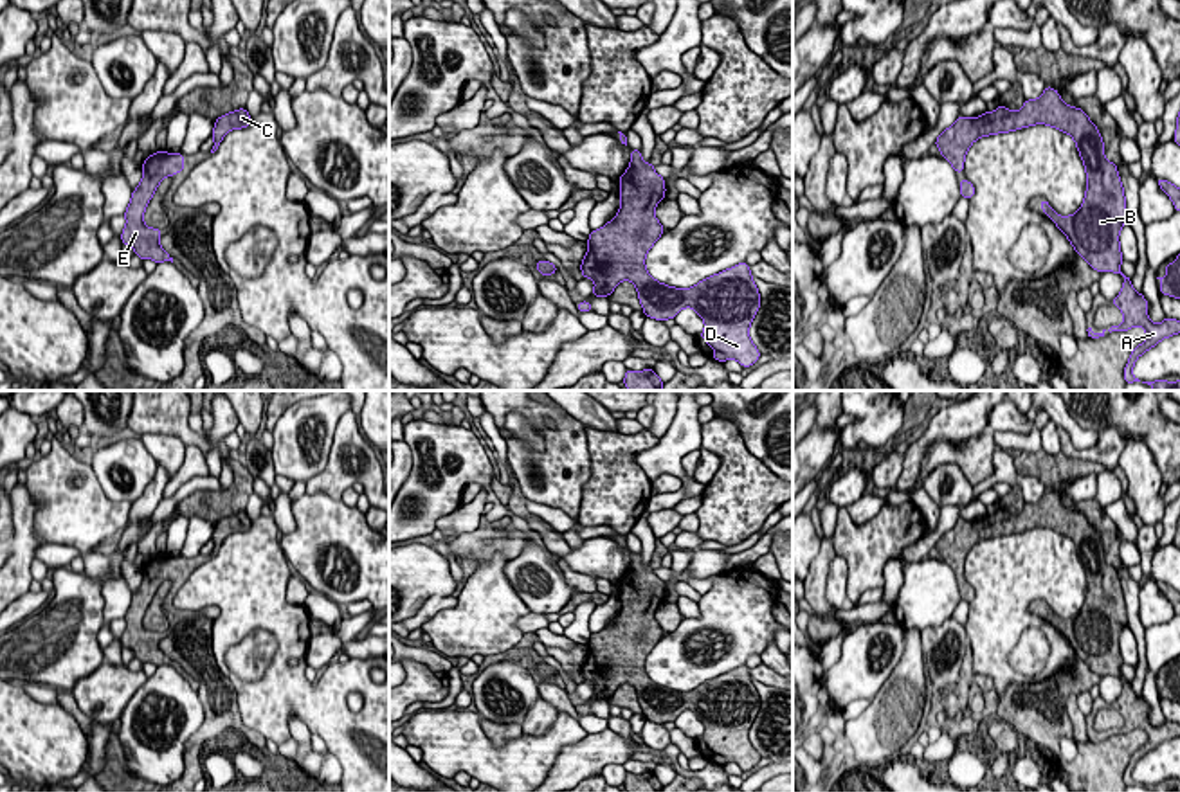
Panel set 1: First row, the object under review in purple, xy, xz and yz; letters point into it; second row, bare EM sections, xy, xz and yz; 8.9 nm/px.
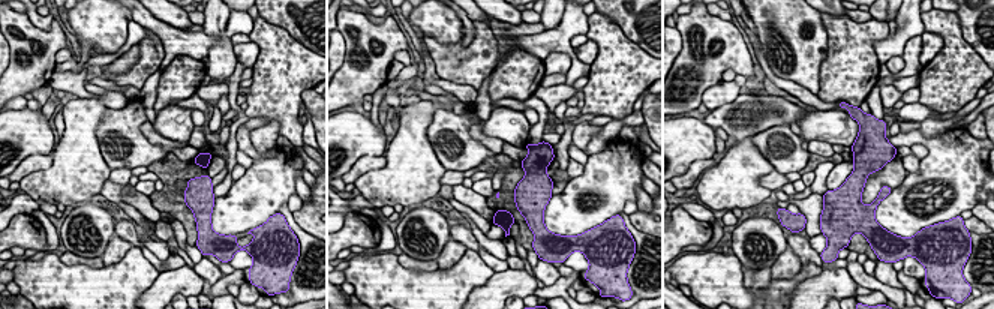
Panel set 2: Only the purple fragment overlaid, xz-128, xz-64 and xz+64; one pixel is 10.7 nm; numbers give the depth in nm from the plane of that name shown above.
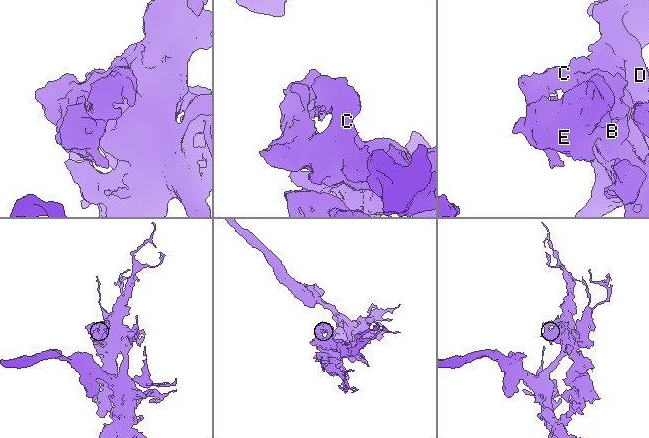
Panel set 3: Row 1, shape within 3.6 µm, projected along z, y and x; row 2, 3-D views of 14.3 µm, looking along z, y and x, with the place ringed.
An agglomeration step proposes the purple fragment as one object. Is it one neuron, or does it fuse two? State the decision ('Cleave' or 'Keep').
Keep

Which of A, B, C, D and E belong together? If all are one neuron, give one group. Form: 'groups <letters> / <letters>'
groups A B C D E

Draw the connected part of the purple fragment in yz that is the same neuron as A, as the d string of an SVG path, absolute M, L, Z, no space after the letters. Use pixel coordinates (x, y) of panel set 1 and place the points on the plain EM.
M1045 490L1041 500L1023 504L1023 511L1020 515L1012 515L1000 508L994 515L985 515L980 520L967 522L960 518L953 529L946 531L937 540L935 549L957 576L964 576L966 556L975 544L978 544L980 540L1007 536L1034 527L1047 527L1063 536L1068 536L1077 549L1086 574L1086 596L1079 614L1070 619L1057 619L1045 601L1041 601L1041 614L1068 641L1076 655L1090 668L1090 671L1097 673L1099 677L1115 675L1124 680L1121 697L1112 704L1112 707L1115 707L1122 715L1124 725L1121 729L1112 729L1108 734L1128 734L1135 729L1142 729L1146 733L1146 743L1131 754L1124 770L1126 787L1140 785L1131 776L1137 761L1148 752L1155 751L1160 743L1180 736L1180 724L1166 720L1160 727L1153 727L1148 720L1148 704L1142 697L1135 695L1131 682L1121 675L1121 666L1124 662L1121 657L1119 637L1122 628L1130 625L1124 592L1117 569L1106 563L1103 540L1097 529L1088 522L1088 518L1081 511L1065 508L1057 493L1054 493L1052 490Z

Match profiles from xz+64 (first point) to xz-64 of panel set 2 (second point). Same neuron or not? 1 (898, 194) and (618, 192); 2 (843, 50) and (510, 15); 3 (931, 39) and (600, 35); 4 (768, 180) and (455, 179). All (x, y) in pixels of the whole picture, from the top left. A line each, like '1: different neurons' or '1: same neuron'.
1: same neuron
2: different neurons
3: different neurons
4: same neuron

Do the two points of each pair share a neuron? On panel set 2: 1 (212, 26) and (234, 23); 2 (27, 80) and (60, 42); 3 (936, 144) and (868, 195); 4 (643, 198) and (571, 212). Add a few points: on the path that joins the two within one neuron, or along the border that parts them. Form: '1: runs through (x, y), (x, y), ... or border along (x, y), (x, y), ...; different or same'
1: border along (230, 15), (225, 24), (225, 36), (228, 39); different
2: runs through (30, 71), (51, 50); same
3: border along (907, 174), (892, 189); different
4: border along (639, 185), (636, 188), (637, 201); different

